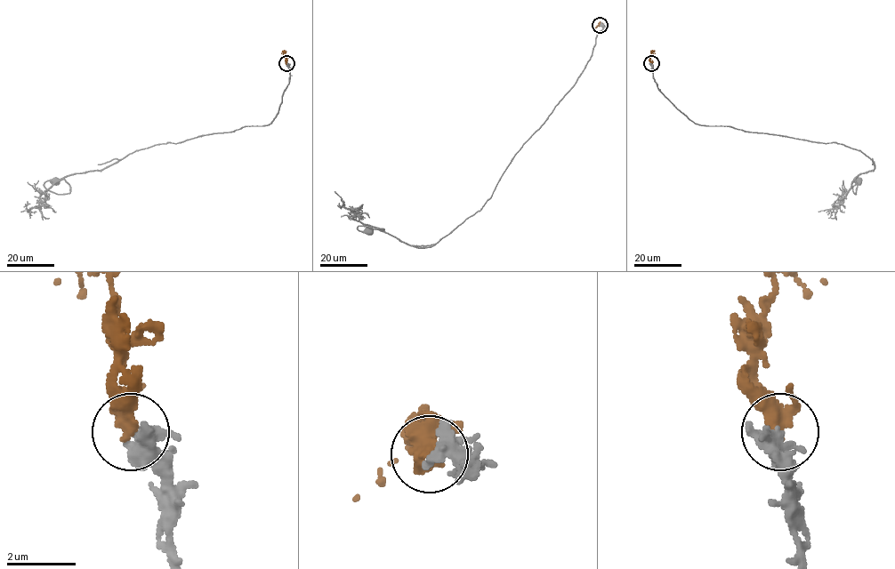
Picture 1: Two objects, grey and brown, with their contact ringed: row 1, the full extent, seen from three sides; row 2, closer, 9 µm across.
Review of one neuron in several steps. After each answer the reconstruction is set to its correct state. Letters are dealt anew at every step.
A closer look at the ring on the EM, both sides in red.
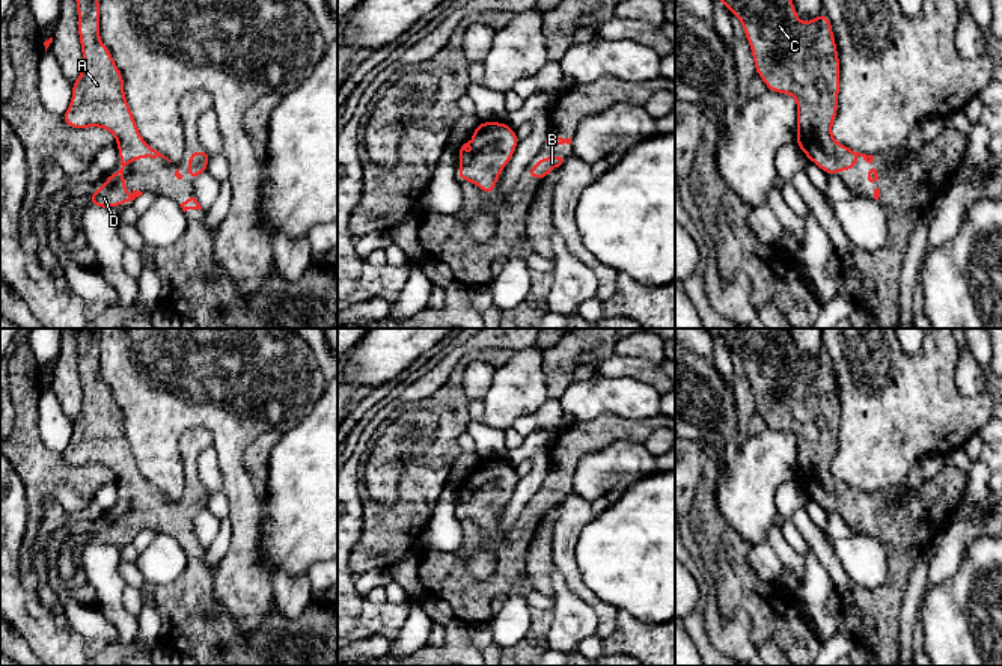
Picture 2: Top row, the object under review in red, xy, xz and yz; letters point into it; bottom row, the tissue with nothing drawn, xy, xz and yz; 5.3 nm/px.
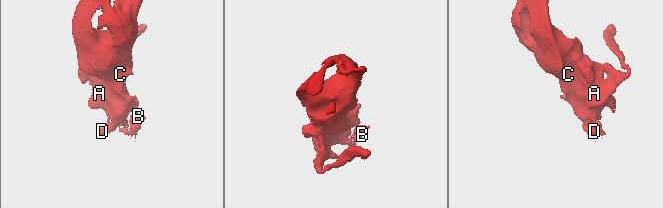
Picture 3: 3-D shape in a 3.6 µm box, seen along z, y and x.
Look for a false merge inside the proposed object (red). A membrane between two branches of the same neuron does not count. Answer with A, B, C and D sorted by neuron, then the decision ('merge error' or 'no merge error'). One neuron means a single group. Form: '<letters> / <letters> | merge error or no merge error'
A B C D | no merge error

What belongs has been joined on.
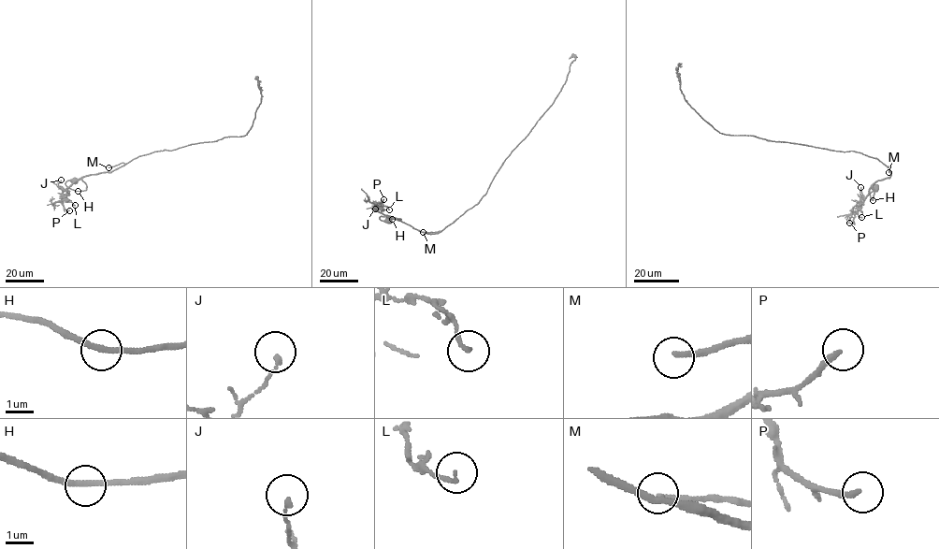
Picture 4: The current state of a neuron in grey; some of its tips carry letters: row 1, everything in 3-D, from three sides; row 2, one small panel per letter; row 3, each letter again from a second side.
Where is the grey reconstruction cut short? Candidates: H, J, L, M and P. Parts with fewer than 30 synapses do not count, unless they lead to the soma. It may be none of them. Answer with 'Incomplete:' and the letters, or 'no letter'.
Incomplete: M

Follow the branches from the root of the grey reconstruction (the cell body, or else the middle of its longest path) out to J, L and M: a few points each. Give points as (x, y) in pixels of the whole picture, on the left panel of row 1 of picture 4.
J: (74, 180), (62, 190), (58, 185), (61, 180)
L: (74, 180), (62, 195), (75, 205)
M: (74, 180), (111, 172), (125, 164), (108, 167)

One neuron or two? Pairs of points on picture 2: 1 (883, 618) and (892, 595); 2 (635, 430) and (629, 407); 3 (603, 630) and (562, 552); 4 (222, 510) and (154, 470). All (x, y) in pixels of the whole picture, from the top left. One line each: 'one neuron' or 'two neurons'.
1: one neuron
2: two neurons
3: one neuron
4: two neurons

